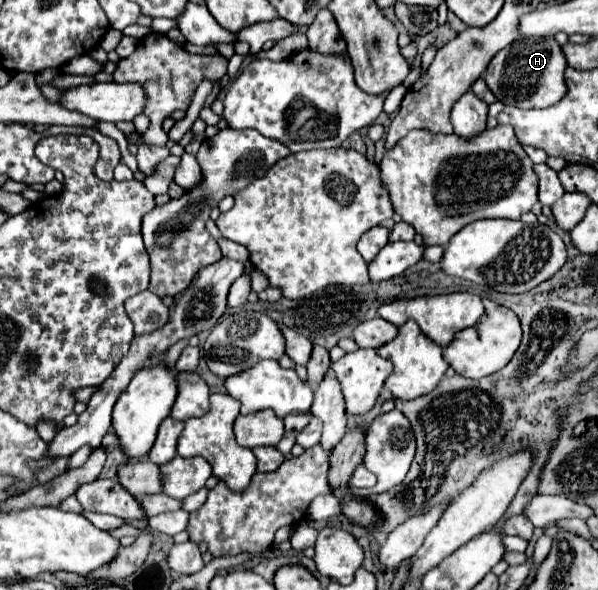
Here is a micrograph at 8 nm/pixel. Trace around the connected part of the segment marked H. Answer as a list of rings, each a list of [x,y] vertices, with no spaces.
[[[527,37],[517,39],[515,43],[499,51],[491,59],[483,79],[491,93],[497,97],[497,101],[523,109],[541,109],[551,107],[565,97],[567,93],[567,85],[563,81],[565,67],[567,67],[565,55],[553,37],[547,39]]]

